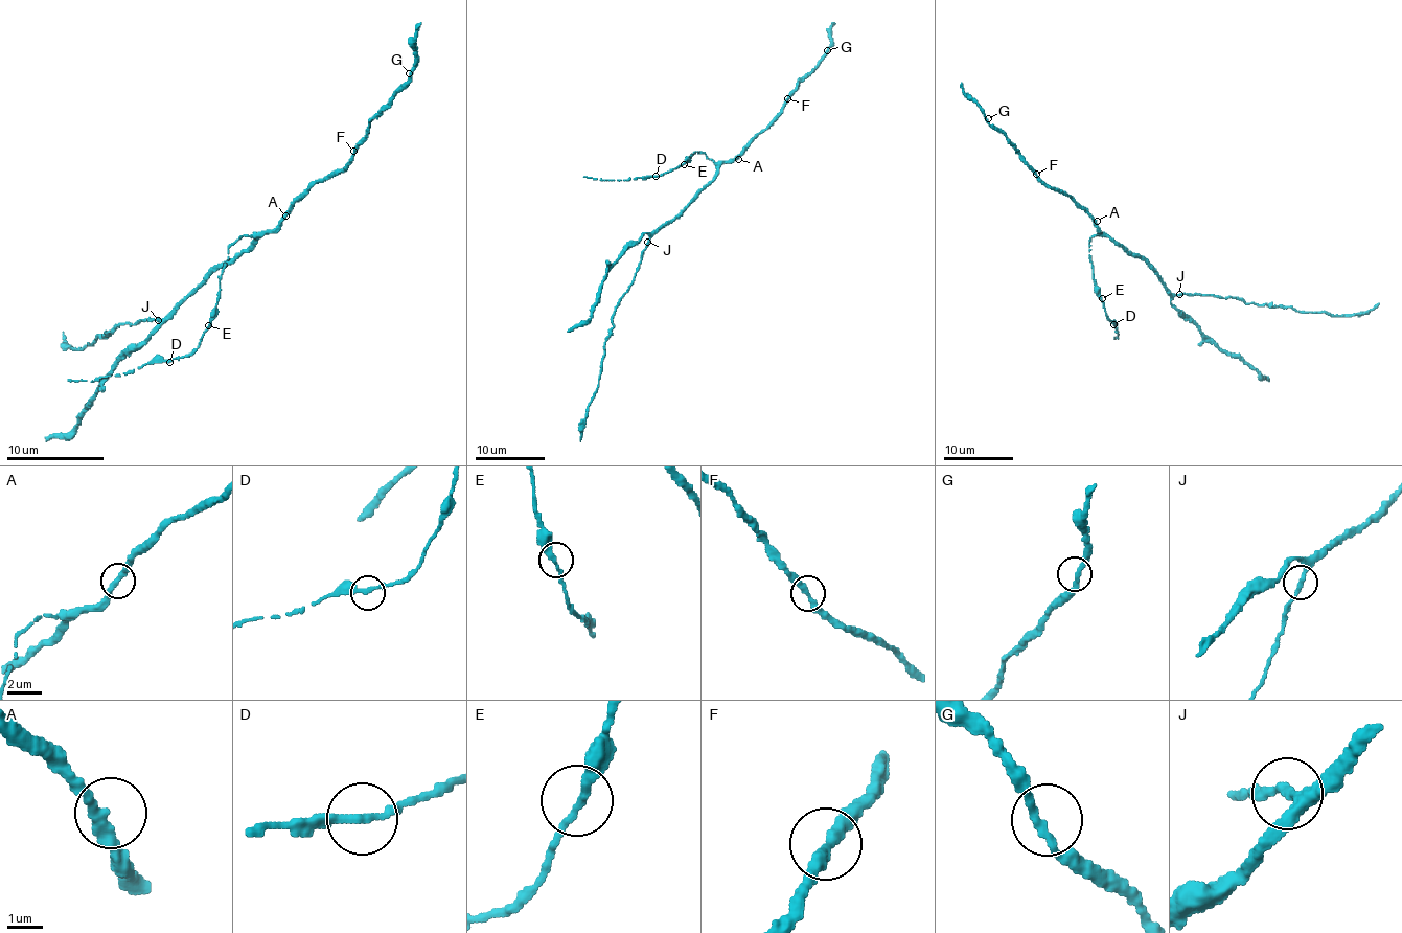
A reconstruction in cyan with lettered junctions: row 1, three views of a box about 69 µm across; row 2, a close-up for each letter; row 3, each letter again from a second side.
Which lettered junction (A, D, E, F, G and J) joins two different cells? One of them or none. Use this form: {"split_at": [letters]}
{"split_at": []}

